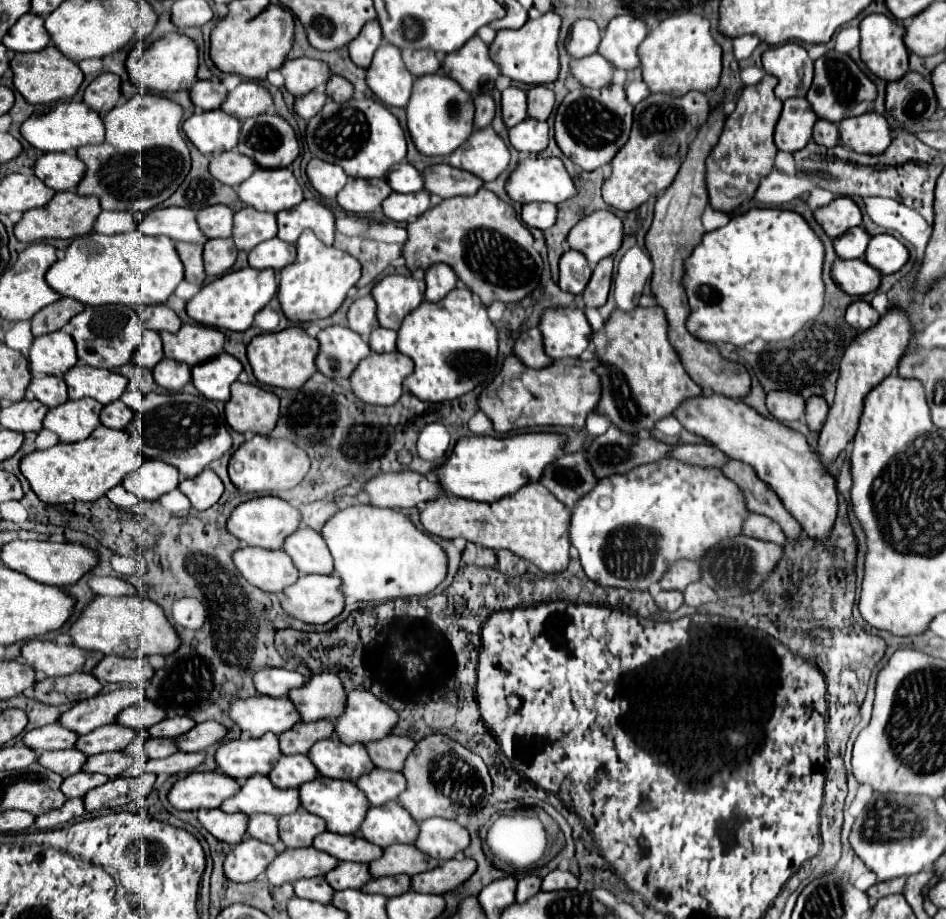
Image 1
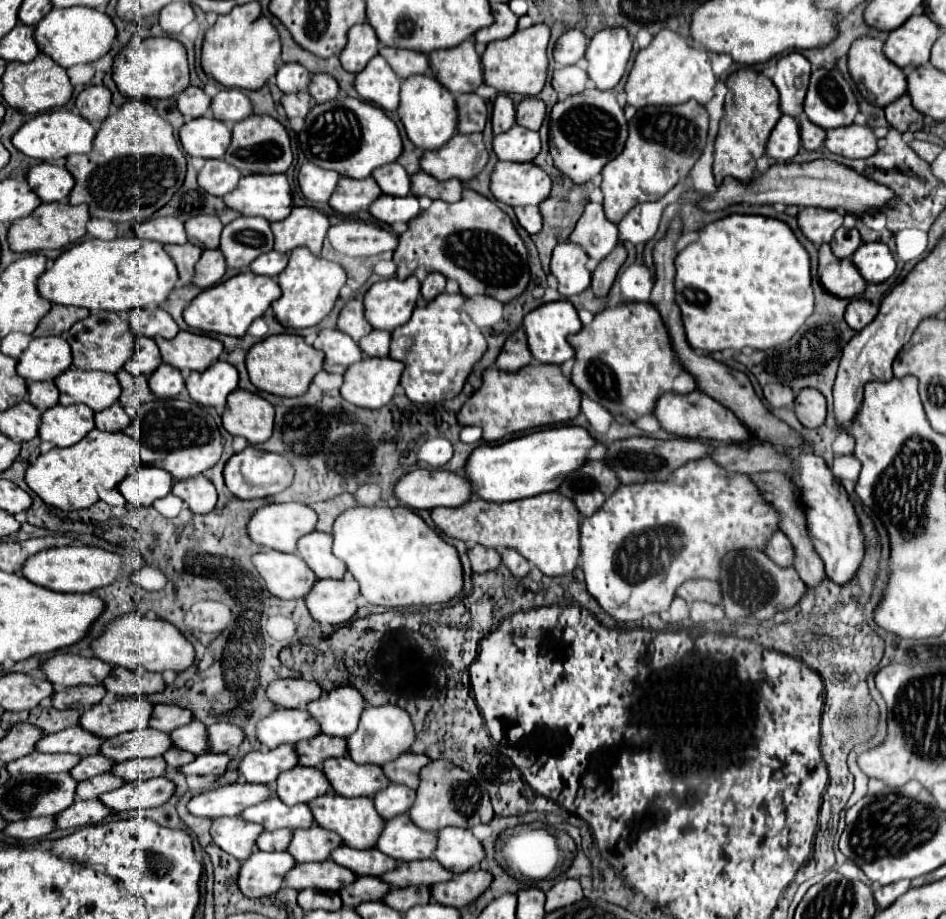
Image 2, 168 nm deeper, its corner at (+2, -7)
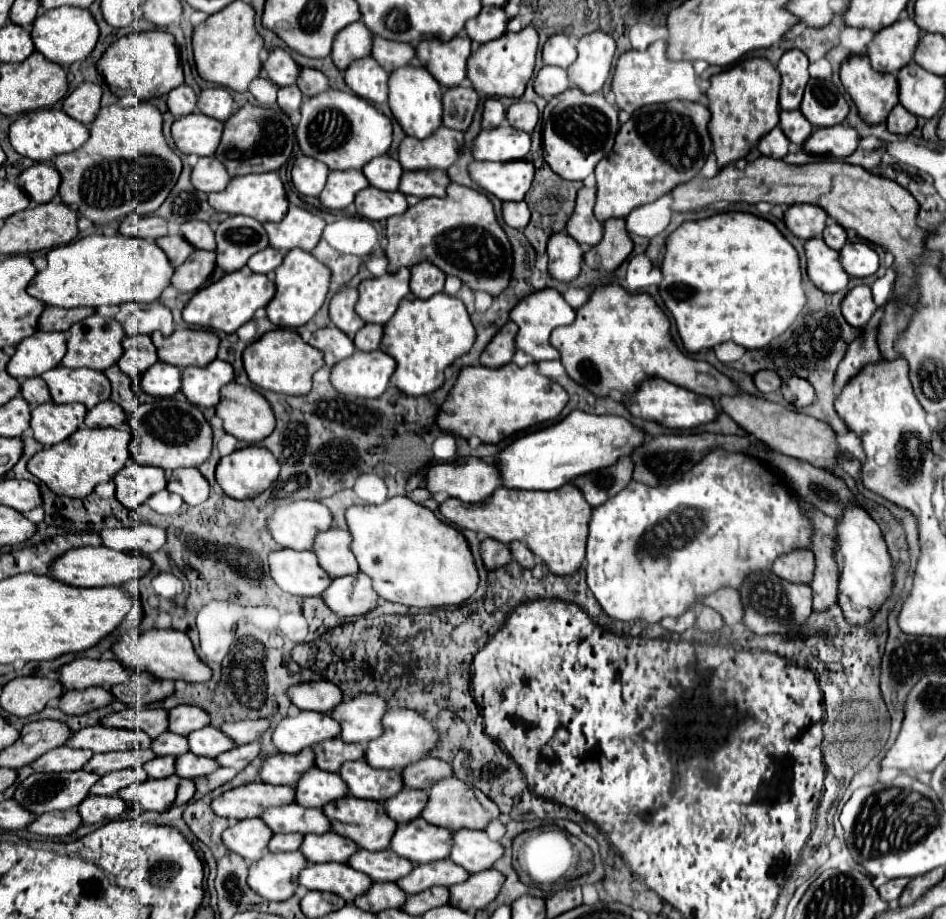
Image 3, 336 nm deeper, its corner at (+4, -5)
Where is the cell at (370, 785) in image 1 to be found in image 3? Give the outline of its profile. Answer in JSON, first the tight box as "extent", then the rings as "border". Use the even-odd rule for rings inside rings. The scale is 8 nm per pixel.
{"extent":[384,788,428,824],"border":[[[404,788],[400,794],[388,798],[384,802],[384,808],[388,816],[394,818],[398,824],[408,824],[408,820],[414,820],[422,814],[426,802],[428,802],[428,792]]]}

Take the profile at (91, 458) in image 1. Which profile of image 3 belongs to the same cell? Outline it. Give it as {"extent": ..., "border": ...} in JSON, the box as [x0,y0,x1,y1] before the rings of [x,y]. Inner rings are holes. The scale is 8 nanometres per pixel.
{"extent":[28,428,130,498],"border":[[[78,428],[64,442],[44,448],[40,454],[32,456],[28,462],[28,472],[42,480],[54,494],[64,494],[70,498],[88,496],[96,484],[108,482],[124,468],[130,456],[130,432],[118,428]]]}

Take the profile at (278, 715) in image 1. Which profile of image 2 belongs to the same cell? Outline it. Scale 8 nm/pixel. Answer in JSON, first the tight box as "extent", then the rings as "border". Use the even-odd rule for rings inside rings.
{"extent":[256,708,320,748],"border":[[[276,708],[270,716],[258,720],[256,724],[256,736],[268,748],[284,742],[294,744],[314,738],[316,734],[320,734],[318,724],[306,710],[300,708]]]}

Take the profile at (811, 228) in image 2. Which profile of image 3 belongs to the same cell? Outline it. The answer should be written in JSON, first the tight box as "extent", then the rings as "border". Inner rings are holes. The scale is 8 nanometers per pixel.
{"extent":[784,204,828,240],"border":[[[794,204],[784,212],[786,228],[802,240],[810,240],[822,234],[826,220],[828,220],[826,212],[820,206],[812,204]]]}

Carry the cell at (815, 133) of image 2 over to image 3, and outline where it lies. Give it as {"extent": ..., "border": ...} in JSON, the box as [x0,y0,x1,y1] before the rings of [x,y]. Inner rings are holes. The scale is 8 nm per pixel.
{"extent":[780,110,812,146],"border":[[[780,110],[780,128],[784,130],[784,136],[798,146],[804,144],[804,140],[812,132],[812,124],[804,118],[800,110]]]}

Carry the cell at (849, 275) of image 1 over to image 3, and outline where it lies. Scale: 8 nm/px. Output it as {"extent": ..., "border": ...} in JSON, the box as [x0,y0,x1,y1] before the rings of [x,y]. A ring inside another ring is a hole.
{"extent":[804,238,850,294],"border":[[[810,238],[804,250],[806,250],[806,272],[816,288],[832,294],[848,286],[850,276],[840,266],[838,252],[828,248],[822,238]]]}

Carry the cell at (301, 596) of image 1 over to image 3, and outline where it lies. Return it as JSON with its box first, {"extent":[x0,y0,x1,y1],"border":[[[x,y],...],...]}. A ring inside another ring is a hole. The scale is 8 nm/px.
{"extent":[322,572,378,616],"border":[[[358,572],[352,576],[334,578],[328,590],[322,594],[326,606],[338,616],[364,616],[378,606],[378,592],[372,588],[372,580]]]}

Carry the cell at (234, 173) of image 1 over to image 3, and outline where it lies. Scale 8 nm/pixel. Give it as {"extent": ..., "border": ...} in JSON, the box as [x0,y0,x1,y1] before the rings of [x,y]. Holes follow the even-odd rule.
{"extent":[192,158,230,192],"border":[[[200,158],[196,168],[192,168],[192,184],[200,192],[220,192],[226,188],[230,176],[226,168],[216,158]]]}

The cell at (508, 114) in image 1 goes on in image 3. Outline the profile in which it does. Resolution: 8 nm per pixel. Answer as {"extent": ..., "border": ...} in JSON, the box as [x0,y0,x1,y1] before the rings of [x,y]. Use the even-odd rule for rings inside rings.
{"extent":[482,98,506,128],"border":[[[488,98],[484,102],[482,128],[498,128],[504,122],[506,122],[506,108],[496,98]]]}

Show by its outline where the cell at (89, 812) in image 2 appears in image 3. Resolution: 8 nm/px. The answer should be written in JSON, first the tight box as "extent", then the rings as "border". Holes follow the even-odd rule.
{"extent":[78,796,128,824],"border":[[[88,796],[88,800],[84,800],[78,808],[84,824],[108,822],[120,818],[126,810],[128,804],[120,796]]]}

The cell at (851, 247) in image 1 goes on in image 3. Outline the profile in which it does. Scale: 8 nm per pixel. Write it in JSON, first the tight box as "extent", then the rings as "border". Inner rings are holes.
{"extent":[824,222,846,250],"border":[[[828,222],[826,228],[824,228],[824,242],[830,248],[840,250],[846,244],[846,230],[840,224],[836,224],[836,222]]]}

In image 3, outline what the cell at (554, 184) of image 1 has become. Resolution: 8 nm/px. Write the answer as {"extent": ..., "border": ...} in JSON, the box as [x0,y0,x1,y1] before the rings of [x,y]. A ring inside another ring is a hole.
{"extent":[468,160,534,200],"border":[[[512,160],[512,162],[470,162],[468,166],[470,178],[486,192],[494,194],[500,200],[524,200],[532,178],[534,166],[526,160]]]}

